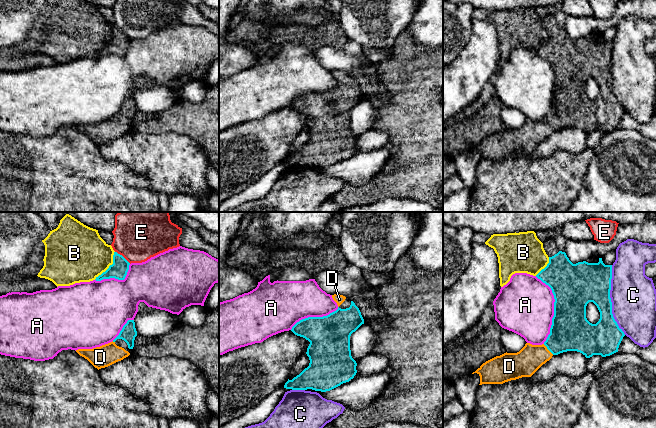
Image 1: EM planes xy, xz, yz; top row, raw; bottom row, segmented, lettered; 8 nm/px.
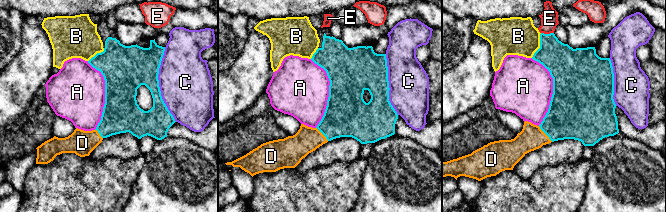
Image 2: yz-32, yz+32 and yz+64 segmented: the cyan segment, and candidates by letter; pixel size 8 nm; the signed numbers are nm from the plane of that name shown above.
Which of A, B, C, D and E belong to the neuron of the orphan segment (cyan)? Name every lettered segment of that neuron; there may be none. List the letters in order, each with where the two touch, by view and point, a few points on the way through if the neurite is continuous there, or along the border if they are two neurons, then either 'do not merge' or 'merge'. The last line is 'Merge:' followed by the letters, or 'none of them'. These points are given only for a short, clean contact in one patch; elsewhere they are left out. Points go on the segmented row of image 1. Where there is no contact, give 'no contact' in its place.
A: meets cyan in yz at (554, 308); do not merge
B: meets cyan in xy at (109, 266); do not merge
C: meets cyan in yz at (610, 300); do not merge
D: meets cyan in yz at (548, 349); runs through yz (570, 331), (548, 349), (530, 358); merge
E: meets cyan in xy at (122, 256); do not merge
Merge: D

